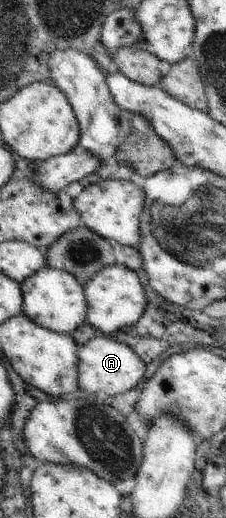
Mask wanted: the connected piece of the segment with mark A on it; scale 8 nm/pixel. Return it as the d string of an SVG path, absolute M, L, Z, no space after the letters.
M102 336L94 337L79 346L77 389L84 389L94 395L98 391L104 391L107 395L114 397L142 384L147 365L128 345Z

